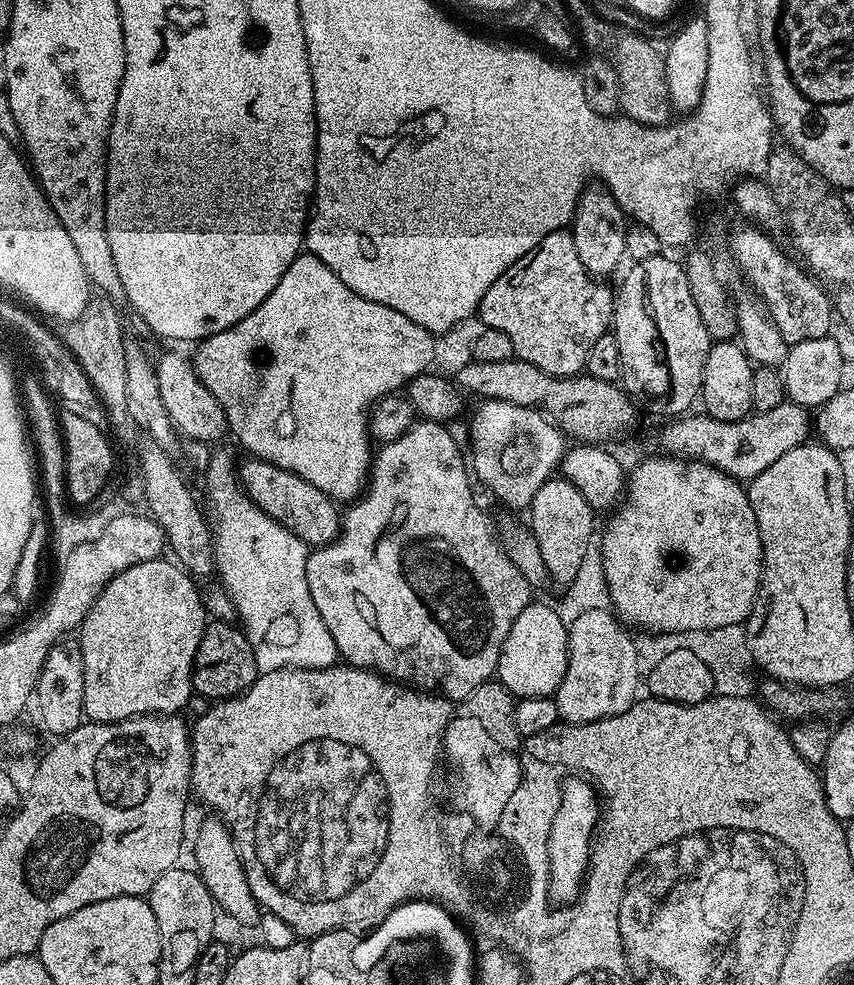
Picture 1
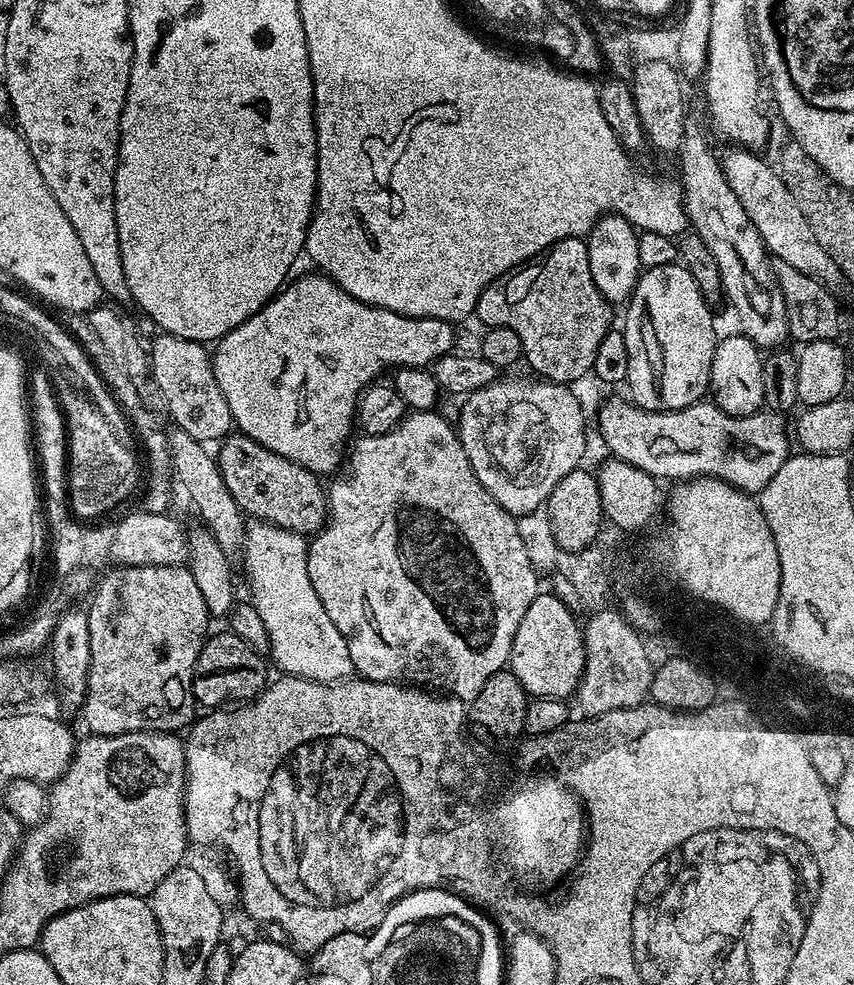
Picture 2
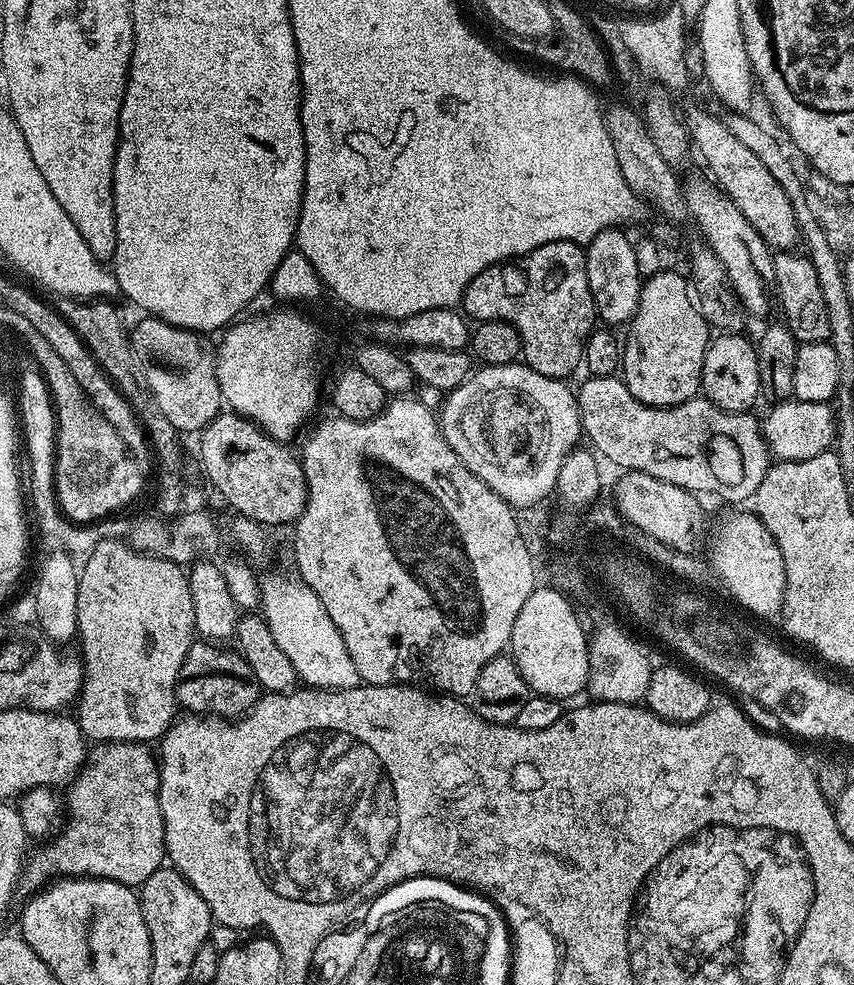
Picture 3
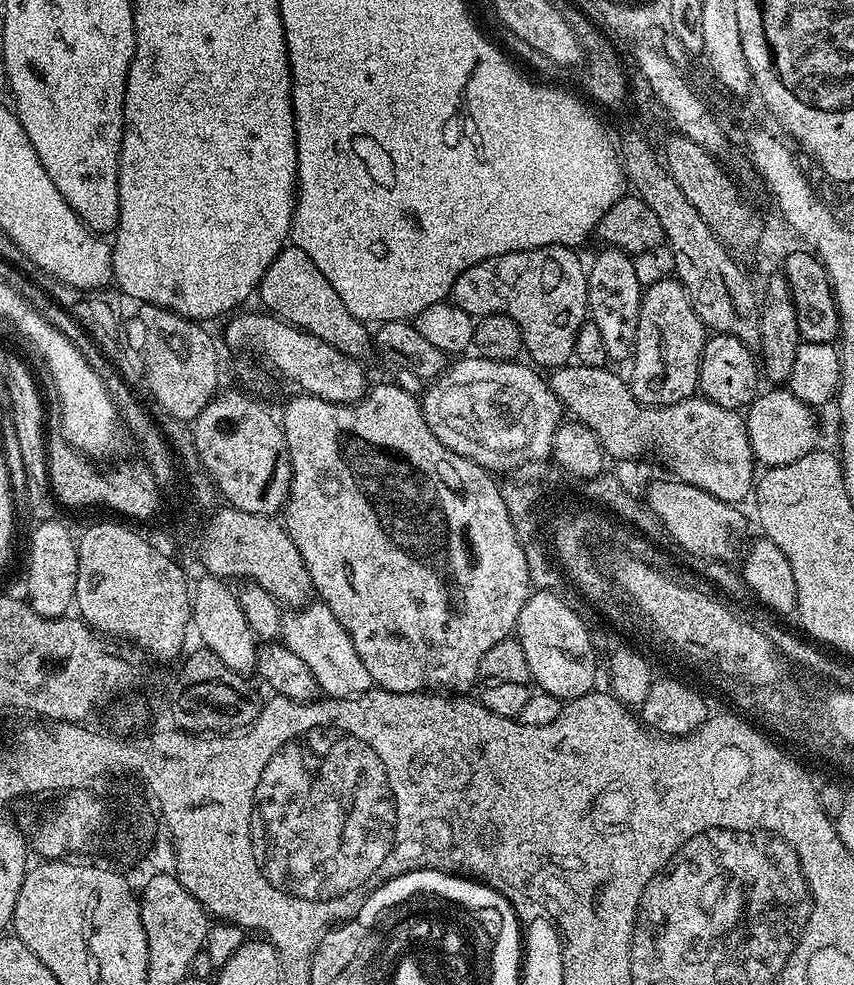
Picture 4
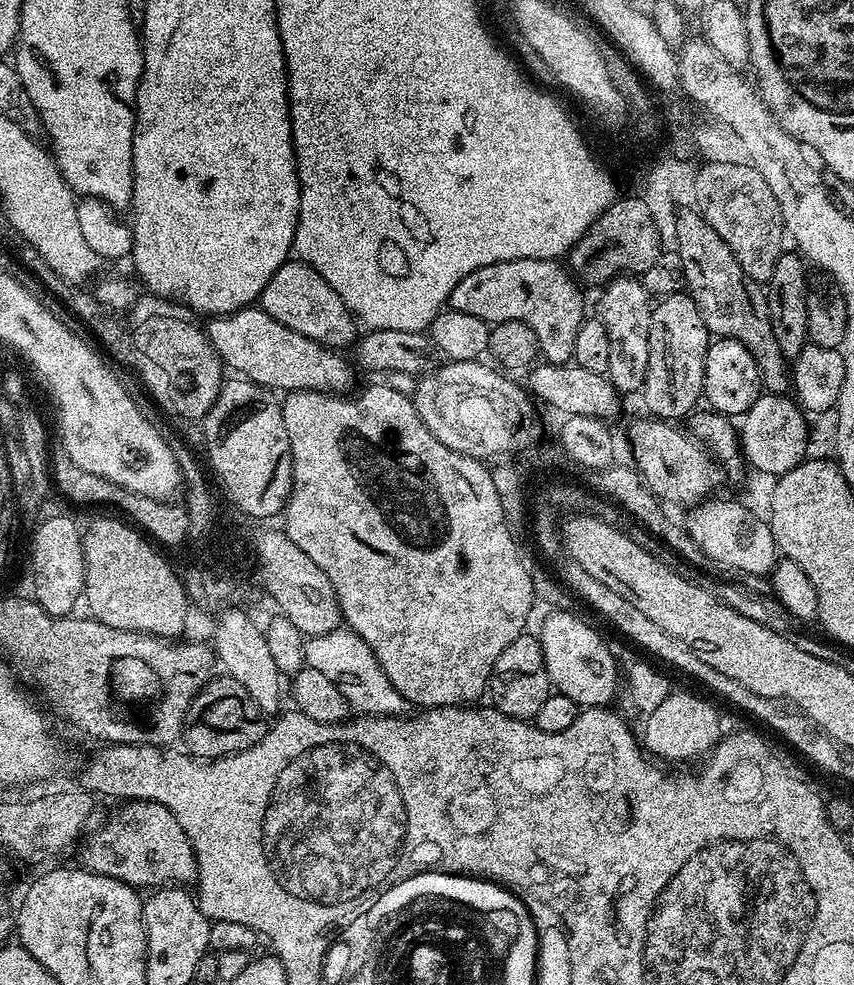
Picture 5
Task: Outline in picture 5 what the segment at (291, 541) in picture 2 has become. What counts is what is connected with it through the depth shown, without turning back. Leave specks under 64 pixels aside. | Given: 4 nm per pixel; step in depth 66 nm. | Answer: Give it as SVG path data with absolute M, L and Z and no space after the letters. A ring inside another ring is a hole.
M339 626L324 635L309 635L304 641L304 664L321 674L326 674L338 690L348 699L353 709L364 714L399 716L405 711L406 701L402 693L386 678L382 666L358 634Z

